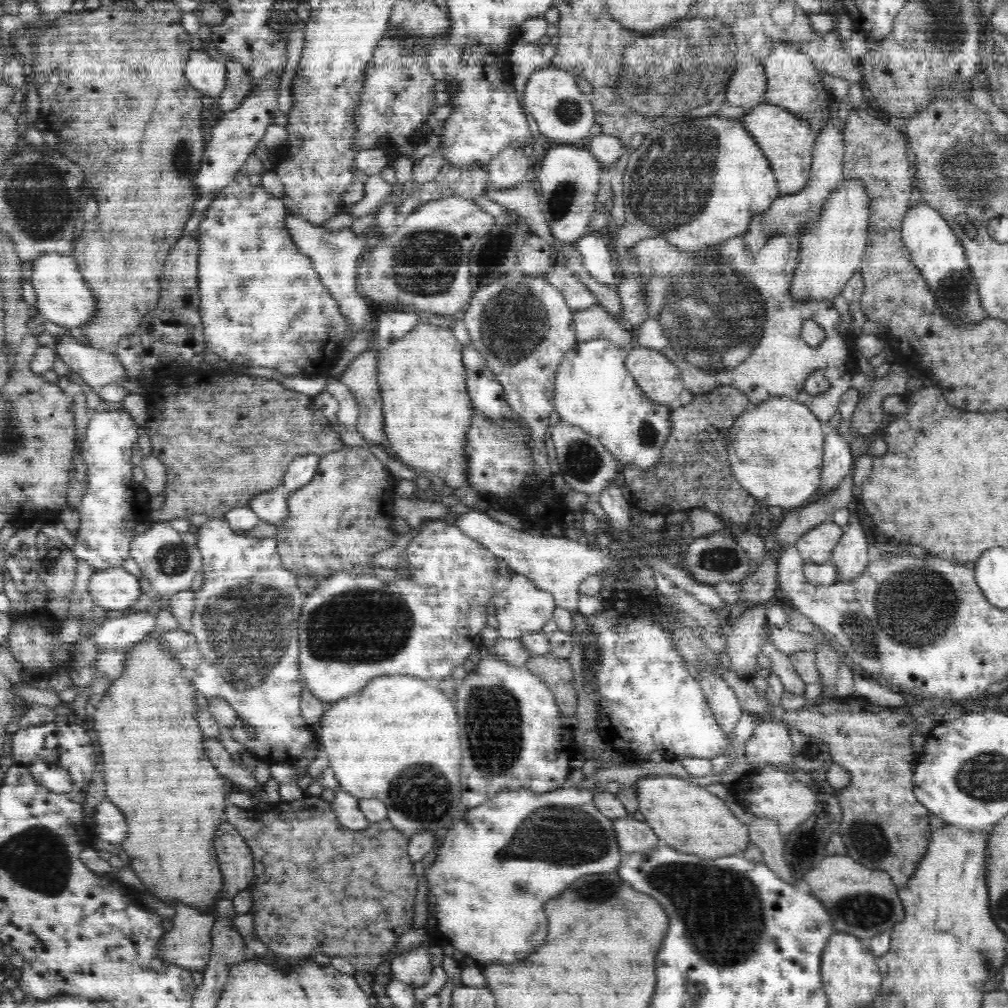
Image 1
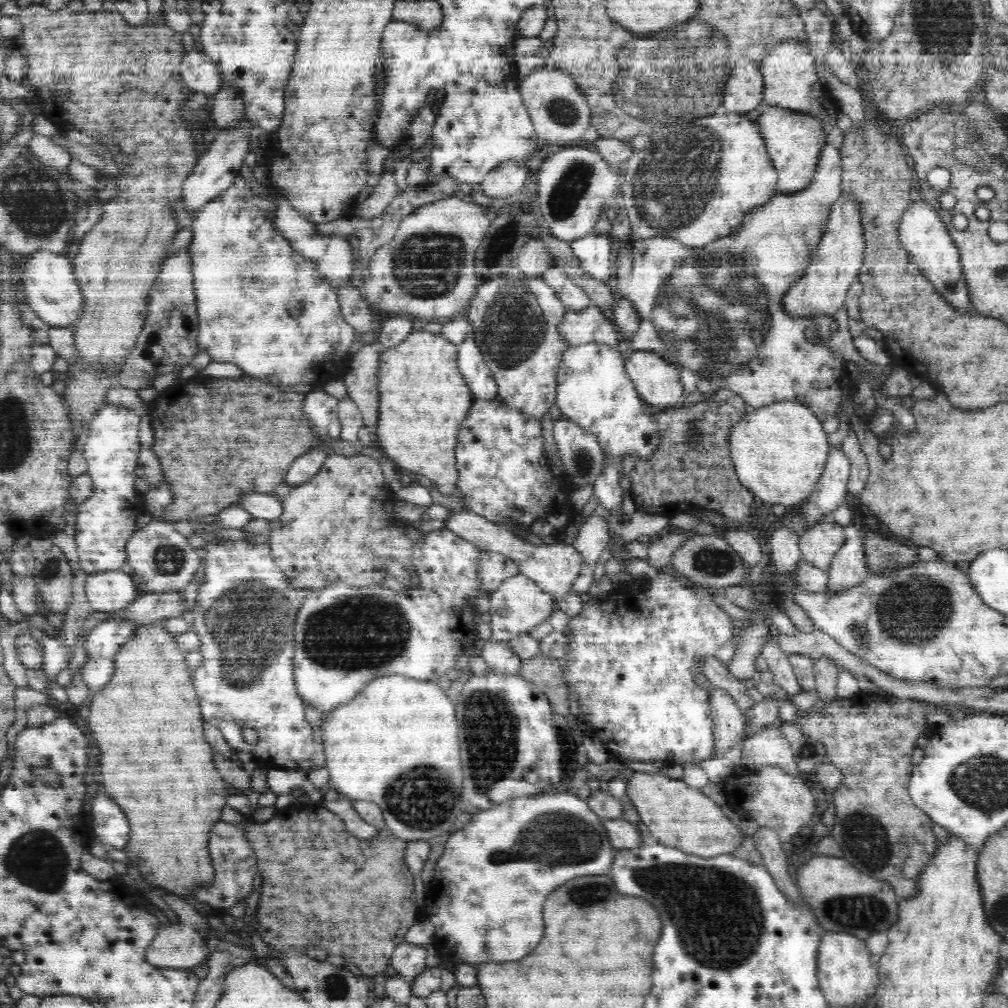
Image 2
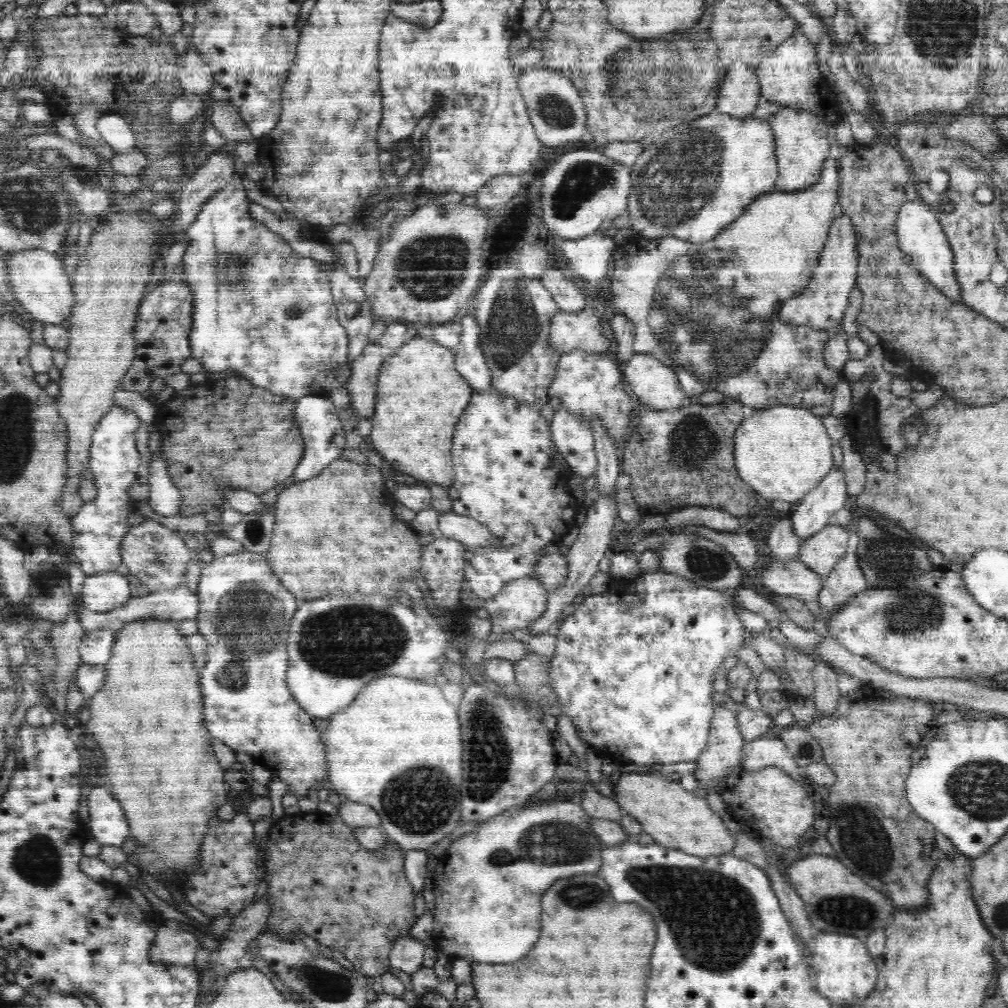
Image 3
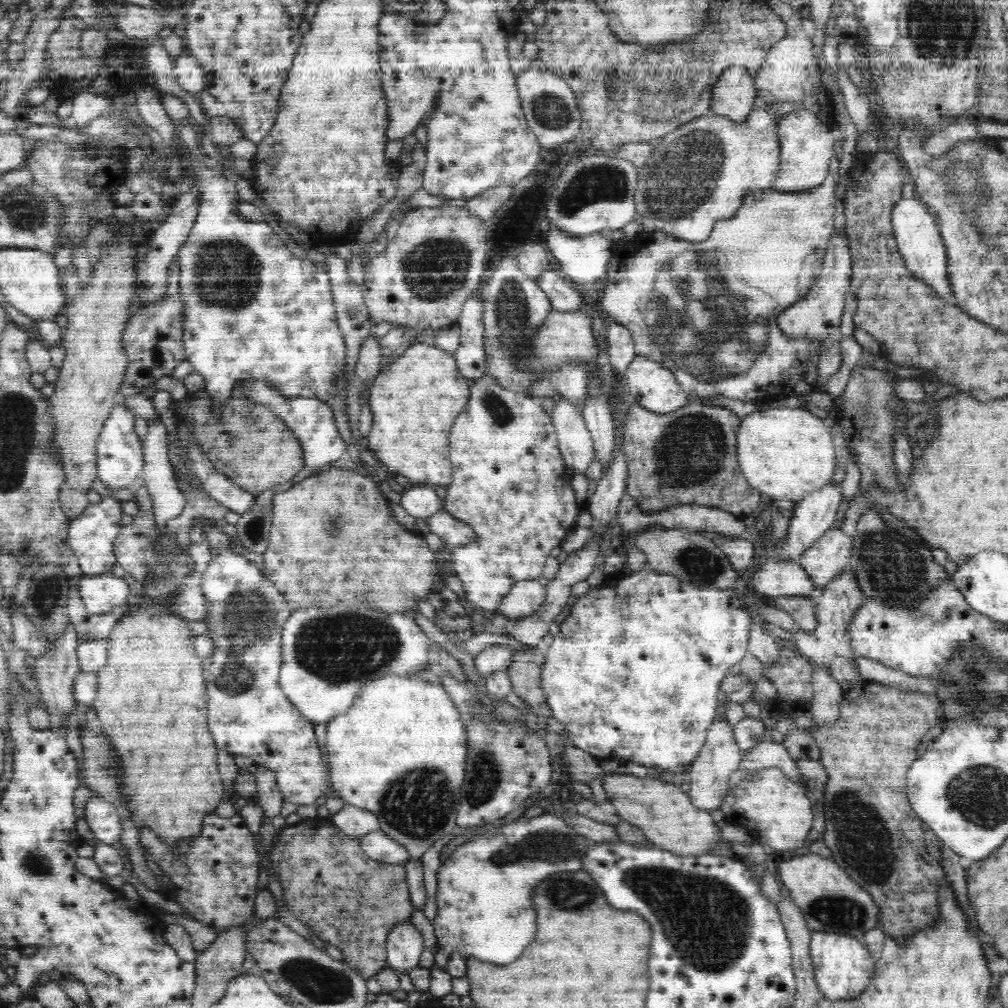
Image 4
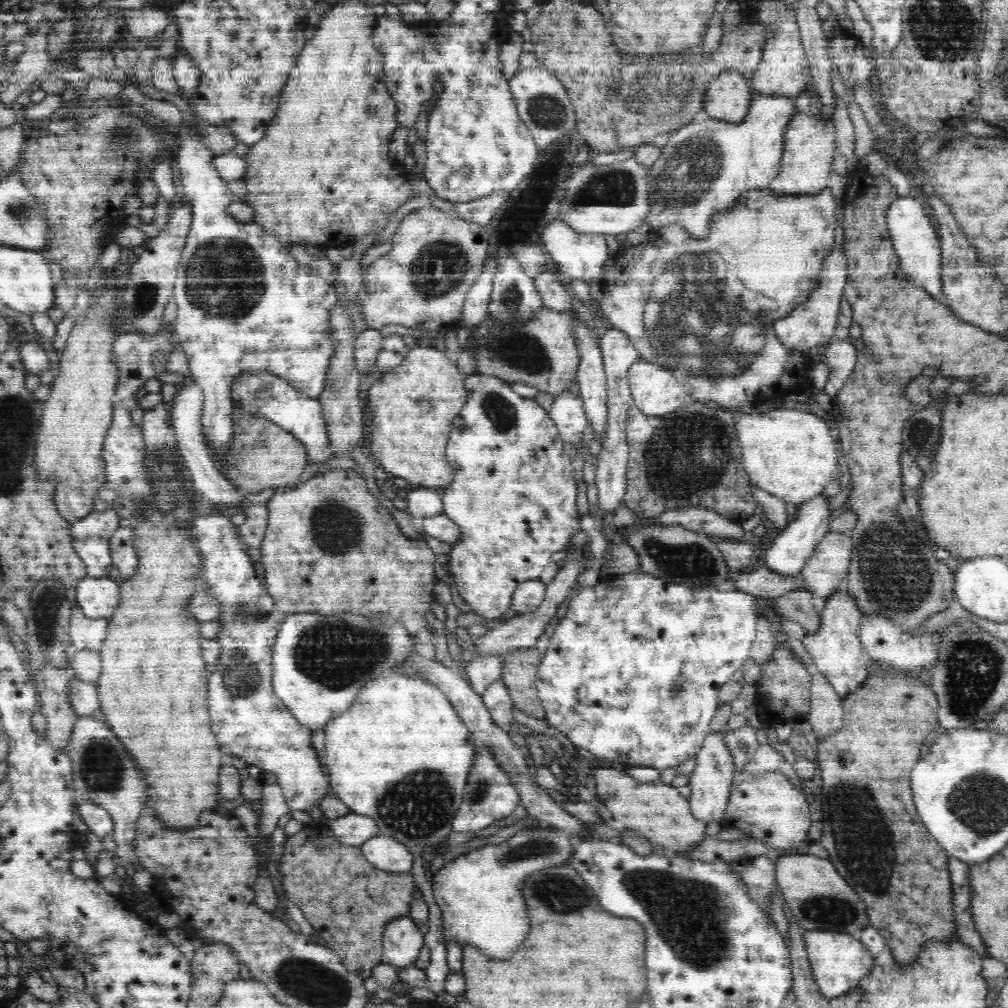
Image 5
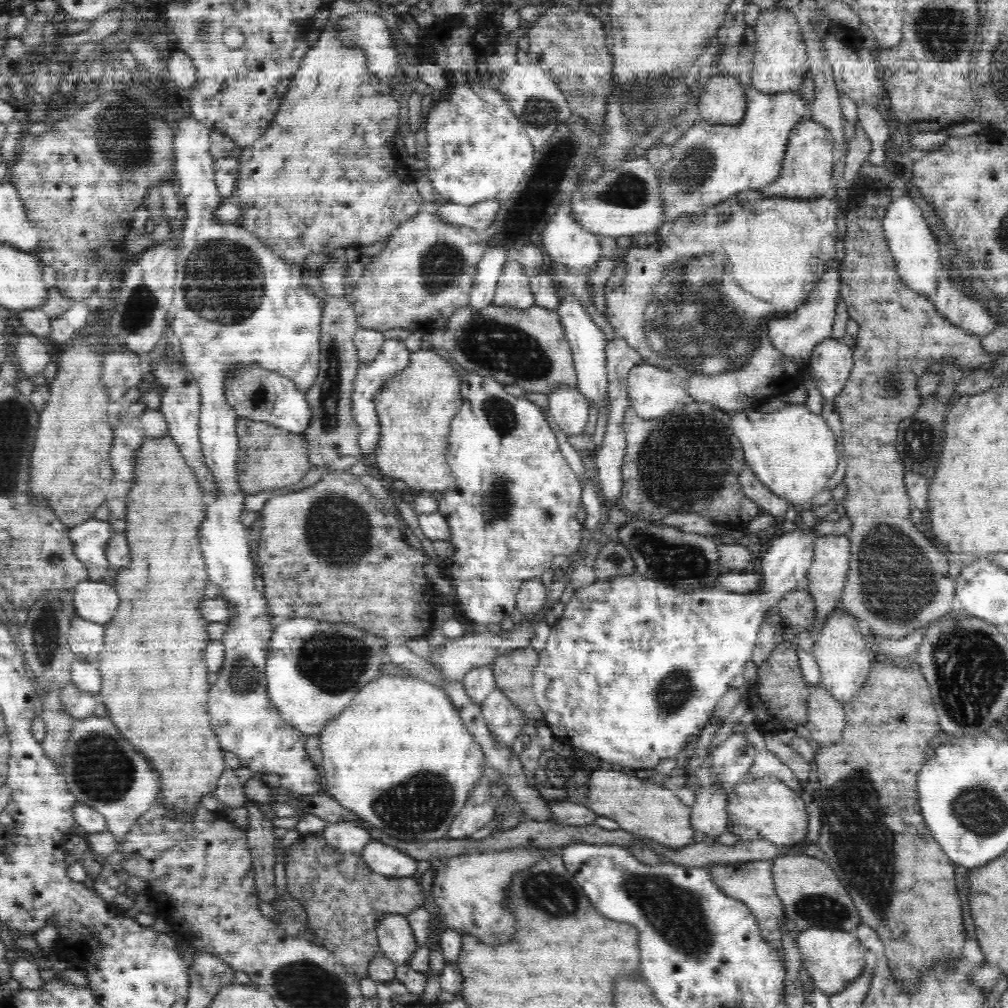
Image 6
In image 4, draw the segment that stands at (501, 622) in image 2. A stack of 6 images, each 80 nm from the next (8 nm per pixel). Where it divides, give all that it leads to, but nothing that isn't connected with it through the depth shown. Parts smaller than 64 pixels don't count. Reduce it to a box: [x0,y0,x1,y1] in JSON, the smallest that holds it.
[494,579,547,621]

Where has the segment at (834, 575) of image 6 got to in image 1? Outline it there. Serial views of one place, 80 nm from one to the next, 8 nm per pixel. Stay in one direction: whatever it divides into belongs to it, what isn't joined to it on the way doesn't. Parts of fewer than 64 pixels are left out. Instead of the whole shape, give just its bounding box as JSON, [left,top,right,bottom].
[795,521,841,564]

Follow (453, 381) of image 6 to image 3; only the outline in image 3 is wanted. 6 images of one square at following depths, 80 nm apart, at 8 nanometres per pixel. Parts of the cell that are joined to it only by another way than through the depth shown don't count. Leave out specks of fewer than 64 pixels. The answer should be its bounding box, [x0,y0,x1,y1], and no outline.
[370,338,474,492]

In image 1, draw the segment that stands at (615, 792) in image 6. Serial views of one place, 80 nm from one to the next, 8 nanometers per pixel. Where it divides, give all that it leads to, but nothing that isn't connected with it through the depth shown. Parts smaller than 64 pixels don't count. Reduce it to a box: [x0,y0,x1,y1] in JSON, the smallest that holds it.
[635,774,751,859]

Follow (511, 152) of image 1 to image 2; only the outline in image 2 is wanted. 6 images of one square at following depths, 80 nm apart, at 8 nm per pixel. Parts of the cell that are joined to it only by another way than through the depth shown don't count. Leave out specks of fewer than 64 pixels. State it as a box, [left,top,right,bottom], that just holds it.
[481,160,532,198]

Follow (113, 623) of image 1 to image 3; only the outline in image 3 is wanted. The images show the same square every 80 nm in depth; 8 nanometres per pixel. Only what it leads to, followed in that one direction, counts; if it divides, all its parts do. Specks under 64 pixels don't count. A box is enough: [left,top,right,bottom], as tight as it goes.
[79,627,120,666]

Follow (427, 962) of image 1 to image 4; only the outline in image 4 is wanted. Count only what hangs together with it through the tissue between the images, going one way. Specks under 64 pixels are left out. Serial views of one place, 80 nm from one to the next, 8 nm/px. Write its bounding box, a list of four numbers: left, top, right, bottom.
[387,922,424,972]

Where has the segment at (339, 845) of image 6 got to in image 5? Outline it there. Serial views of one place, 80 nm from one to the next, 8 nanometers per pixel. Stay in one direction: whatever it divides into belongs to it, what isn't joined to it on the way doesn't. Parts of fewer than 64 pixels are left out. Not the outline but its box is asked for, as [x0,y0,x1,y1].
[324,812,378,847]

